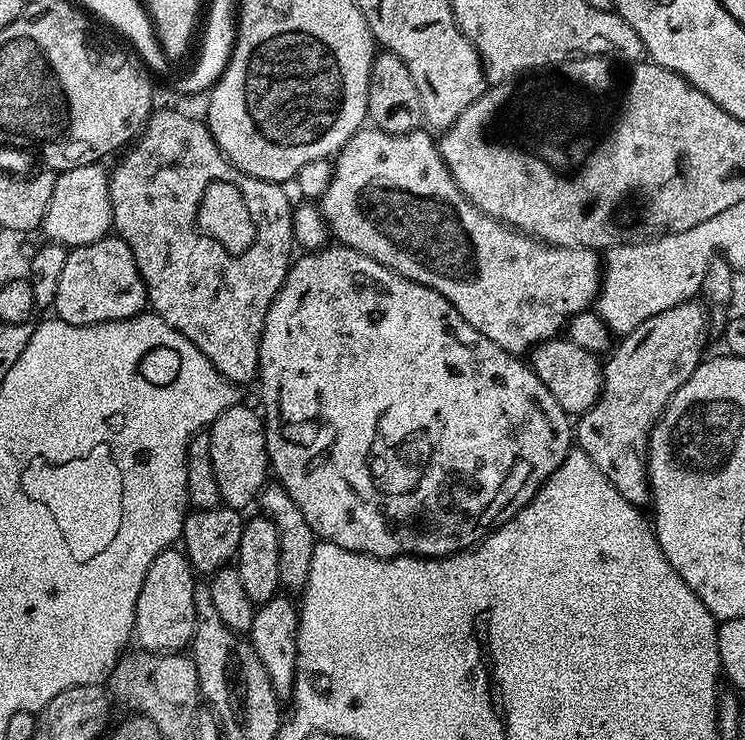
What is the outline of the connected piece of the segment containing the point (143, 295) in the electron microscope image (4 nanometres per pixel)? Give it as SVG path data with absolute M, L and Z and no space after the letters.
M109 234L98 242L83 244L69 251L66 266L62 270L62 278L58 278L58 294L54 305L55 315L59 319L74 326L87 326L111 320L128 320L131 316L139 316L148 307L148 288L144 284L144 279L140 277L130 246L126 246L126 242L119 236Z

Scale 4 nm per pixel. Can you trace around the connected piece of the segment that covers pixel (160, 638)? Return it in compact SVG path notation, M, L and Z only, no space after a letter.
M179 547L164 548L150 562L146 582L142 582L142 594L138 594L134 640L143 651L179 653L192 642L196 629L194 614L194 590L198 583L197 573Z

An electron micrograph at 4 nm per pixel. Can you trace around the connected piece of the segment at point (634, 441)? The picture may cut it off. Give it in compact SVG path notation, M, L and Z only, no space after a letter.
M691 300L654 315L627 333L621 339L623 341L615 345L609 355L610 360L607 359L604 364L603 390L594 407L579 417L574 430L577 447L591 458L596 468L606 475L622 498L639 508L647 507L651 503L648 450L652 427L664 413L664 408L673 394L689 380L690 374L704 358L702 352L706 334L710 332L710 318L707 309L704 310L697 302L699 301Z

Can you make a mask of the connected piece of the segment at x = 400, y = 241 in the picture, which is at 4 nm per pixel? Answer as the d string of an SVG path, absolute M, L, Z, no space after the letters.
M365 126L344 143L334 157L330 186L318 201L329 233L337 236L343 247L358 250L400 276L445 296L474 330L486 334L502 350L524 354L543 340L559 337L572 317L595 305L602 283L601 257L590 248L560 248L525 236L478 210L454 182L440 156L439 143L434 136L432 140L433 133L424 131L391 136Z

